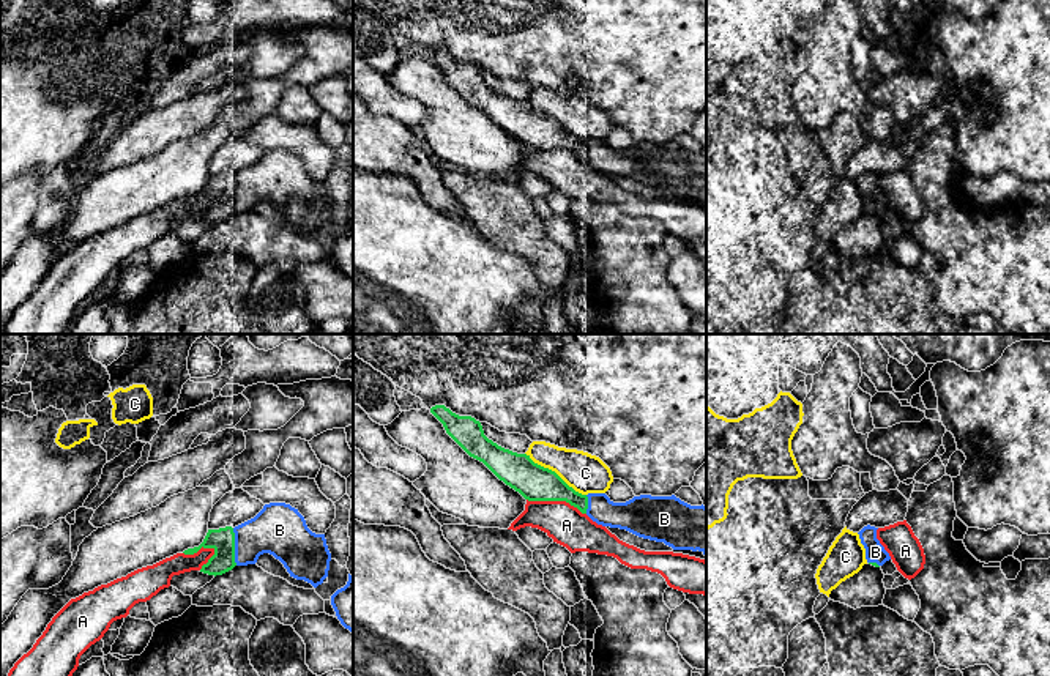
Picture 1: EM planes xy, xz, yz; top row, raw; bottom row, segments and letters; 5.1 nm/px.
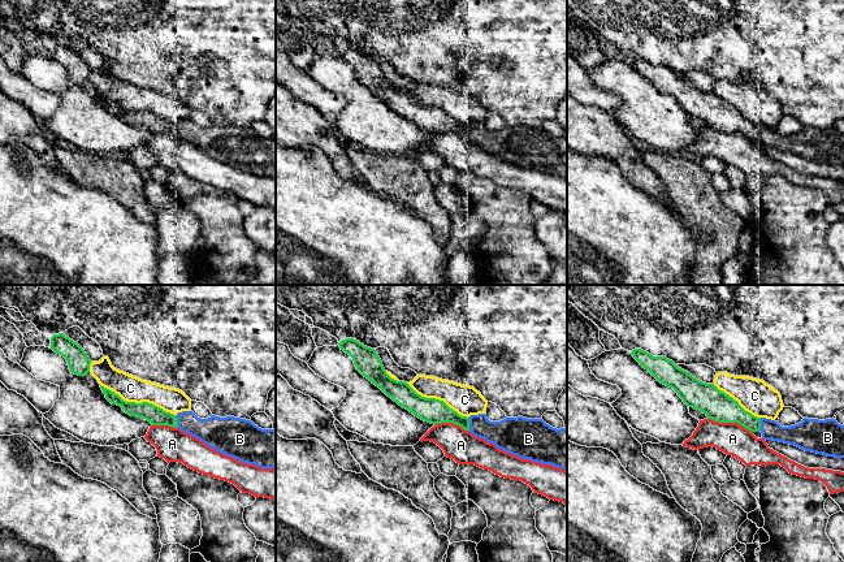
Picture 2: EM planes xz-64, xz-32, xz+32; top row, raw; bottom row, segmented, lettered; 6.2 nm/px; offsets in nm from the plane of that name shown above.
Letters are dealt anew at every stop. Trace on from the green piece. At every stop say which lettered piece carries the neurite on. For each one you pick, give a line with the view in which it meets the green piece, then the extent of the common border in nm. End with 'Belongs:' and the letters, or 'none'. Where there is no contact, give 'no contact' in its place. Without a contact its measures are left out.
B: meets green in xy; contact 190 nm long
Belongs: B

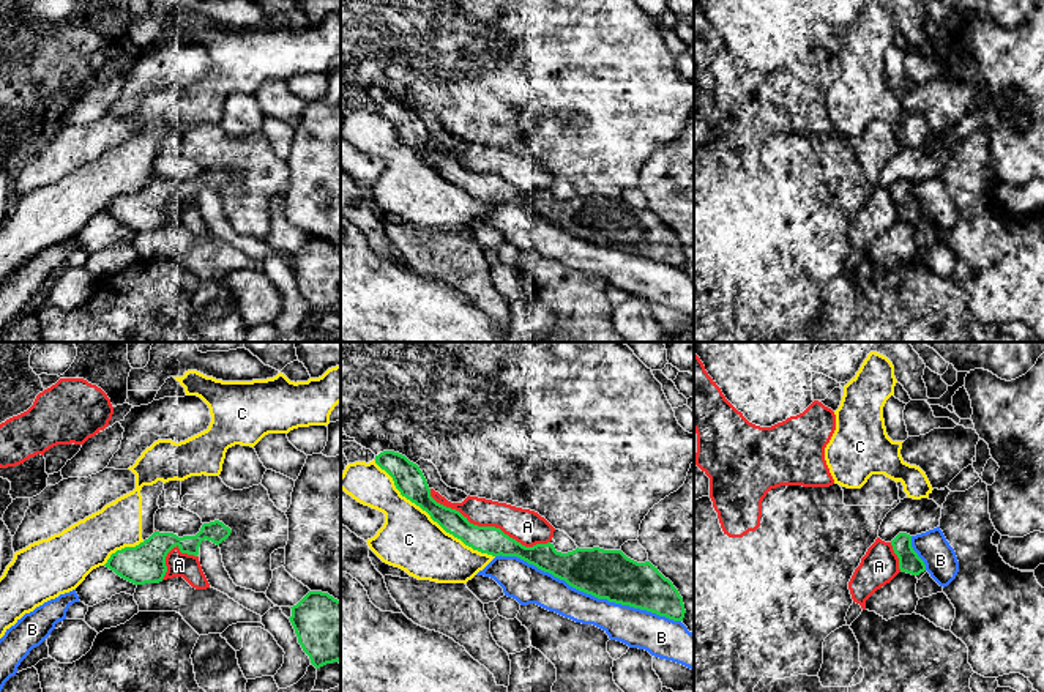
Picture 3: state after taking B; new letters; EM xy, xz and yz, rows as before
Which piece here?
Belongs: none

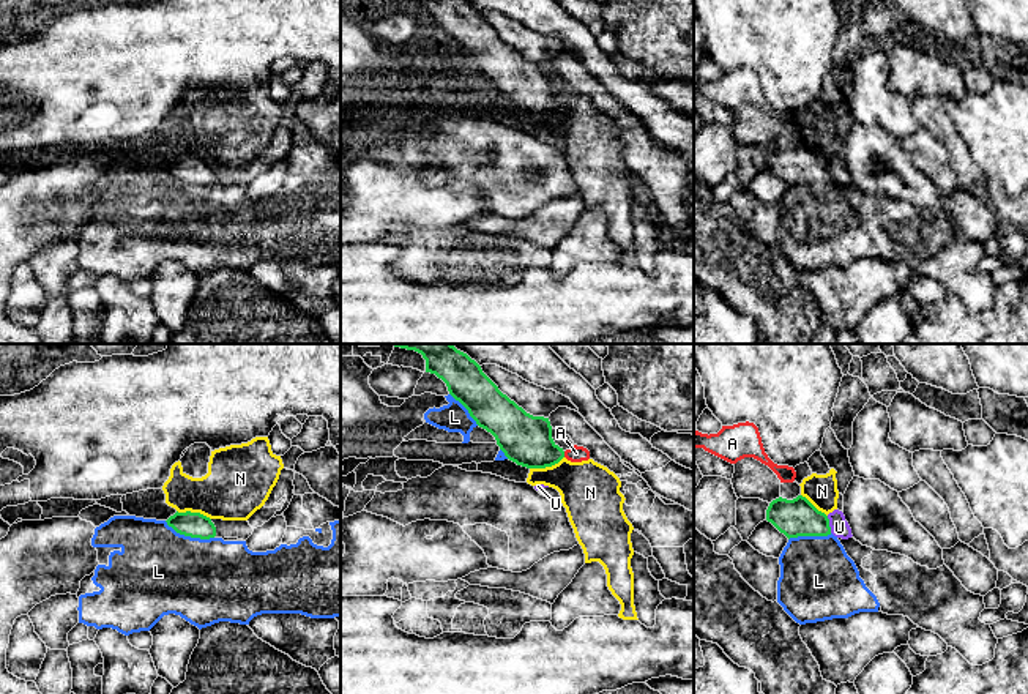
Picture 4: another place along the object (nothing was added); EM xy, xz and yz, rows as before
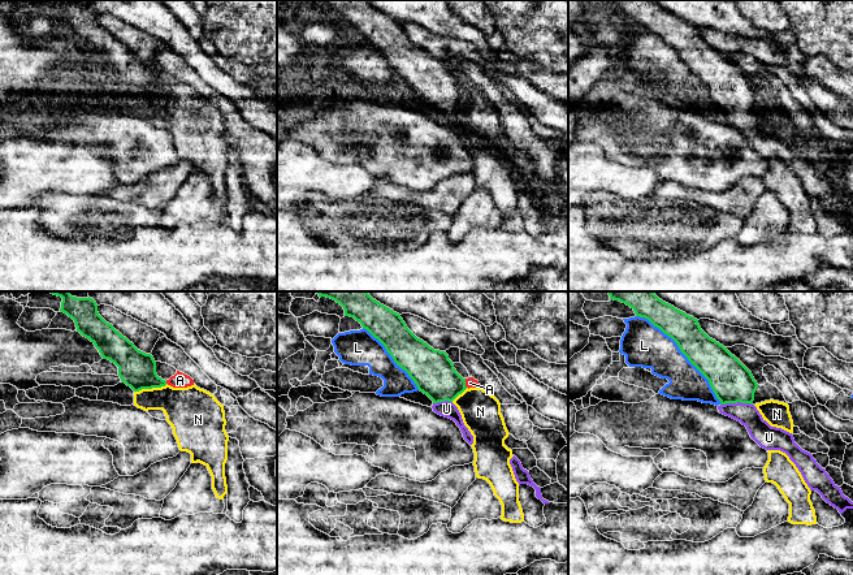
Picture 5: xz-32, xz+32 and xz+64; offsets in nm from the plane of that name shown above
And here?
U: meets green in yz; contact 90 nm long
Belongs: U

